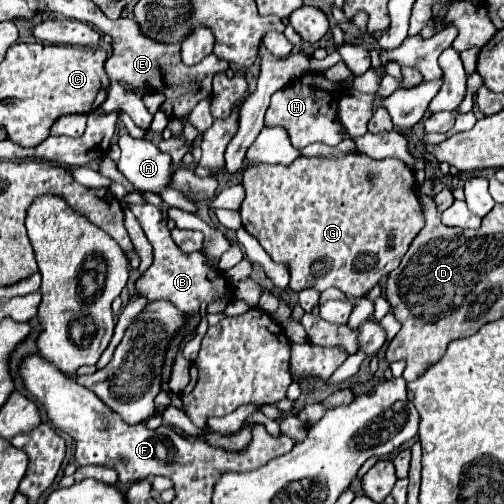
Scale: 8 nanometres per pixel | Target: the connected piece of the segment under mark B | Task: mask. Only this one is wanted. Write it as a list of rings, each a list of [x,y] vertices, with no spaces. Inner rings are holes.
[[[146,202],[146,204],[138,204],[138,206],[130,206],[130,210],[136,216],[136,220],[140,222],[140,226],[142,226],[148,242],[154,248],[154,262],[152,262],[152,266],[136,282],[138,294],[146,296],[148,302],[168,300],[178,310],[188,312],[190,316],[199,313],[202,303],[209,304],[212,300],[228,294],[228,282],[226,282],[226,278],[222,278],[218,272],[214,272],[210,266],[204,264],[202,252],[184,254],[174,244],[174,240],[170,238],[170,230],[166,228],[168,216],[164,216],[158,206],[152,206],[152,204]]]

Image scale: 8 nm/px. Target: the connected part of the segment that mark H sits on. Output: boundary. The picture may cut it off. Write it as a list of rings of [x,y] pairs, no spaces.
[[[306,74],[300,80],[296,80],[294,84],[288,84],[286,88],[278,90],[272,100],[270,100],[270,108],[266,112],[266,126],[284,126],[290,134],[292,146],[296,150],[302,150],[304,146],[312,144],[312,142],[322,142],[328,146],[336,146],[344,140],[346,136],[346,128],[342,126],[342,122],[336,116],[330,116],[330,112],[322,112],[322,102],[316,94],[316,86],[312,86],[312,76],[316,76],[318,80],[322,80],[318,74]]]

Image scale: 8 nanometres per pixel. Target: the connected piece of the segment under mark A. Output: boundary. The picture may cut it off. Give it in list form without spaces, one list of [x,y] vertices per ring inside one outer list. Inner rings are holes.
[[[130,134],[126,136],[120,136],[120,142],[118,142],[120,150],[122,150],[122,156],[118,160],[118,170],[124,174],[124,178],[134,186],[136,192],[144,194],[144,192],[154,192],[162,198],[162,210],[170,210],[170,208],[180,208],[180,210],[186,210],[186,212],[196,212],[196,204],[184,196],[180,190],[170,190],[170,180],[172,180],[172,162],[170,162],[170,154],[162,152],[156,144],[152,144],[150,140],[142,138],[142,140],[136,140],[132,138]]]

